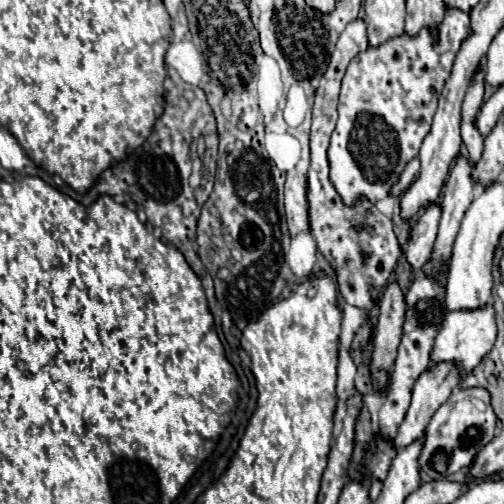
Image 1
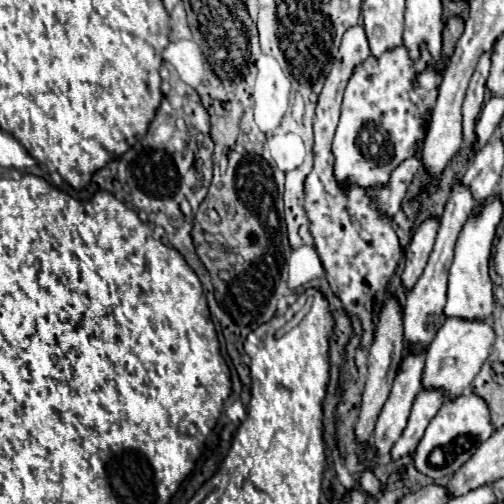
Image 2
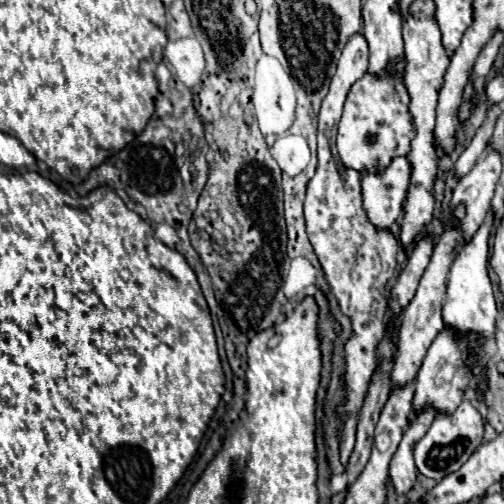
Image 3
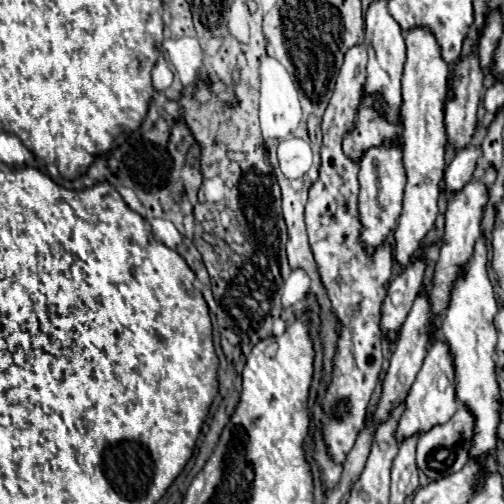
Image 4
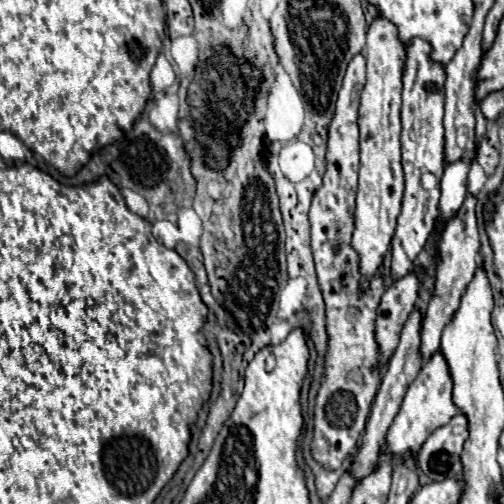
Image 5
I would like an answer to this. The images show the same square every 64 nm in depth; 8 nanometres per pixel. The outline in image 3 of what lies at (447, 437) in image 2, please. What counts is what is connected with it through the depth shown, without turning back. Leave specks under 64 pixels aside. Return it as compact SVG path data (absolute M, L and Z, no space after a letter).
M464 400L452 416L438 414L432 426L428 428L426 436L416 444L414 448L416 468L426 478L440 482L444 476L456 472L472 456L472 452L484 442L484 436L486 436L486 430L484 430L482 414L470 404L470 400Z

